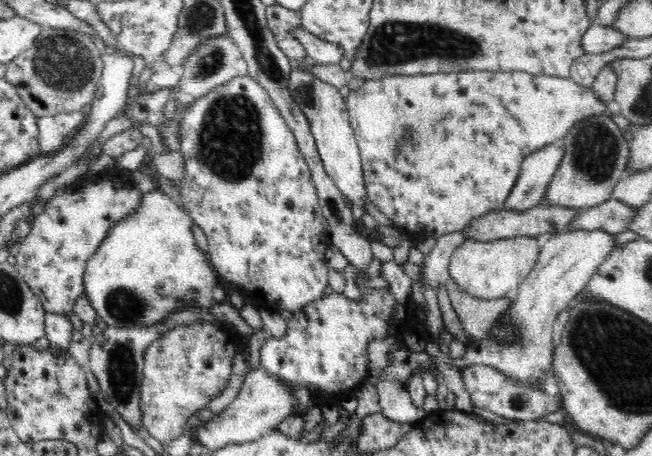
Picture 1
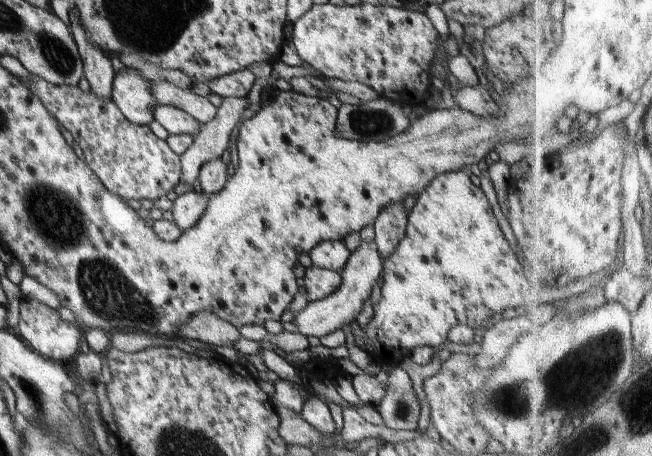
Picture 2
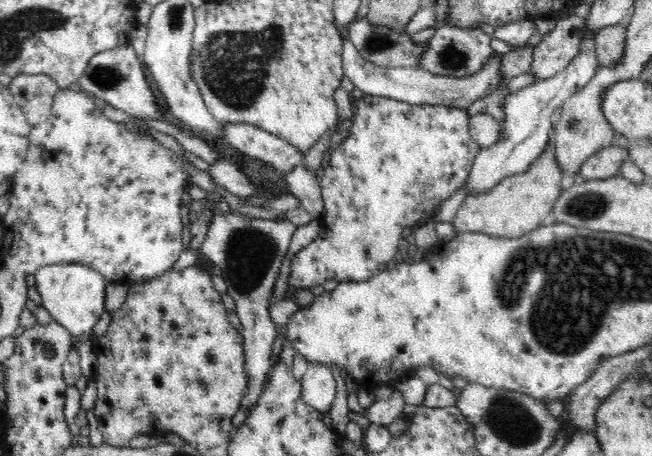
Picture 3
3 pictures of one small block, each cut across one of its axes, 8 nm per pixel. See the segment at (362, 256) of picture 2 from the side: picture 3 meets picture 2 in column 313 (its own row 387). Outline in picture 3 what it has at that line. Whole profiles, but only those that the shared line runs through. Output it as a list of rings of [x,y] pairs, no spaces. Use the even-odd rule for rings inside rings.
[[[309,361],[307,371],[301,379],[302,399],[321,413],[329,413],[336,396],[336,381],[330,367]]]

